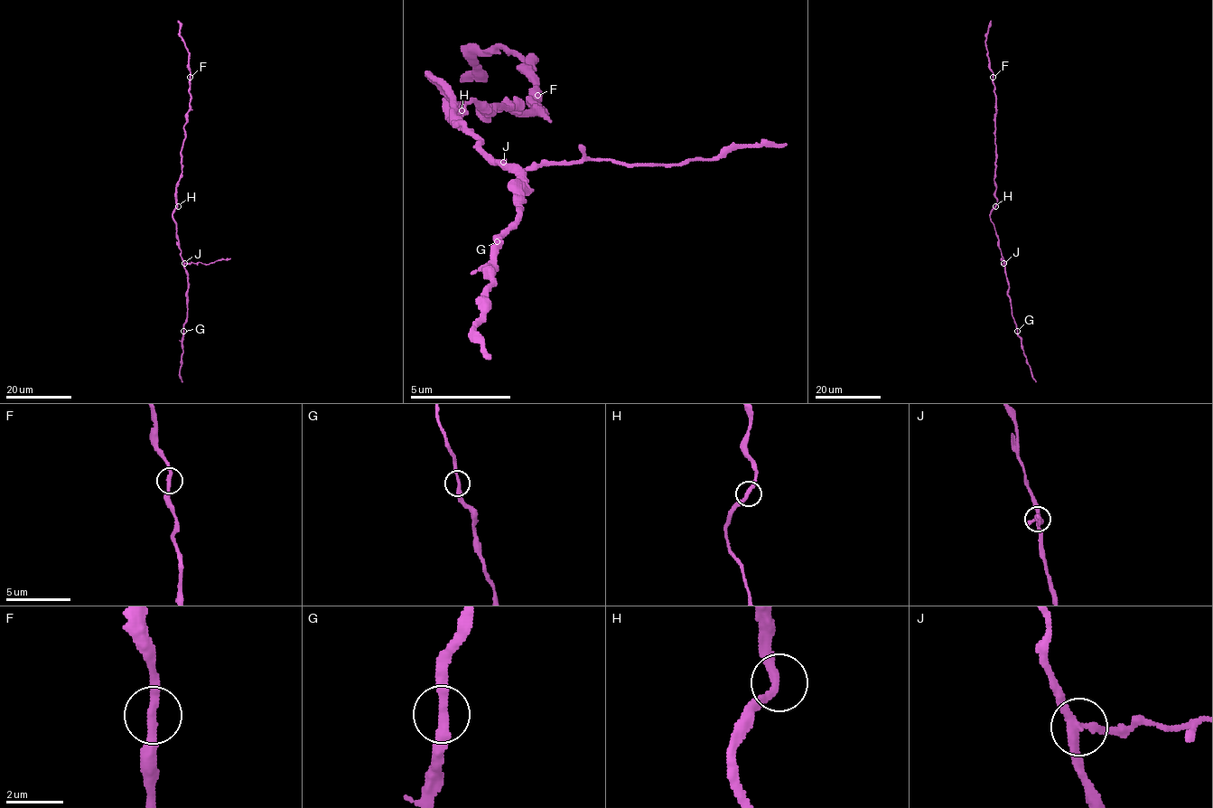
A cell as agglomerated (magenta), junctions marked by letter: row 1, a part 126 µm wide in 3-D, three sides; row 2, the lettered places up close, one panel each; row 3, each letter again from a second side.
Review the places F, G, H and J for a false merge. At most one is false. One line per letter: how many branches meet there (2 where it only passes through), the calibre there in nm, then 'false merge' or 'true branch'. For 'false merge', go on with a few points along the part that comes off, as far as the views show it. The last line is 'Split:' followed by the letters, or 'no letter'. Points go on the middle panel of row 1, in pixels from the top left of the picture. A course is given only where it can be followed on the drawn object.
F: branches 2; calibre 280 nm; true branch
G: branches 2; calibre 300 nm; true branch
H: branches 2; calibre 260 nm; true branch
J: branches 3; calibre 240 nm; false merge; course (502, 161), (608, 161), (618, 165), (658, 165), (704, 161), (740, 145), (785, 145)
Split: J

